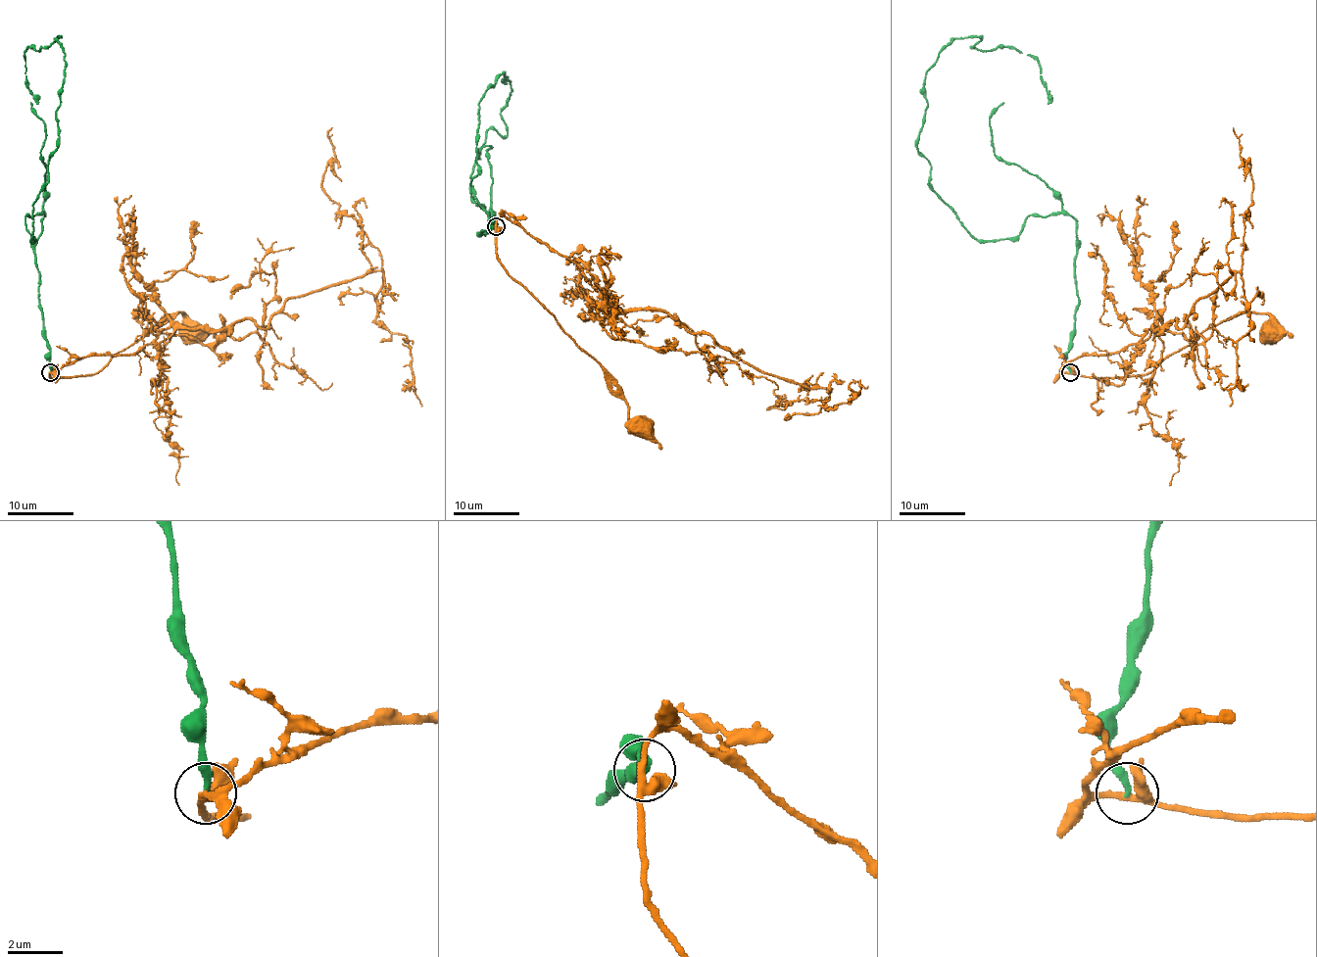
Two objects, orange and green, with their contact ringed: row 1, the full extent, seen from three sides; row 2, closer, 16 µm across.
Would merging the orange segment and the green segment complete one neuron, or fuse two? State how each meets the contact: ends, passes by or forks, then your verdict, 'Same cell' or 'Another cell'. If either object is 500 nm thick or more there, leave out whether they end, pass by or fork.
At the ring orange forks. At the ring green ends. Another cell

